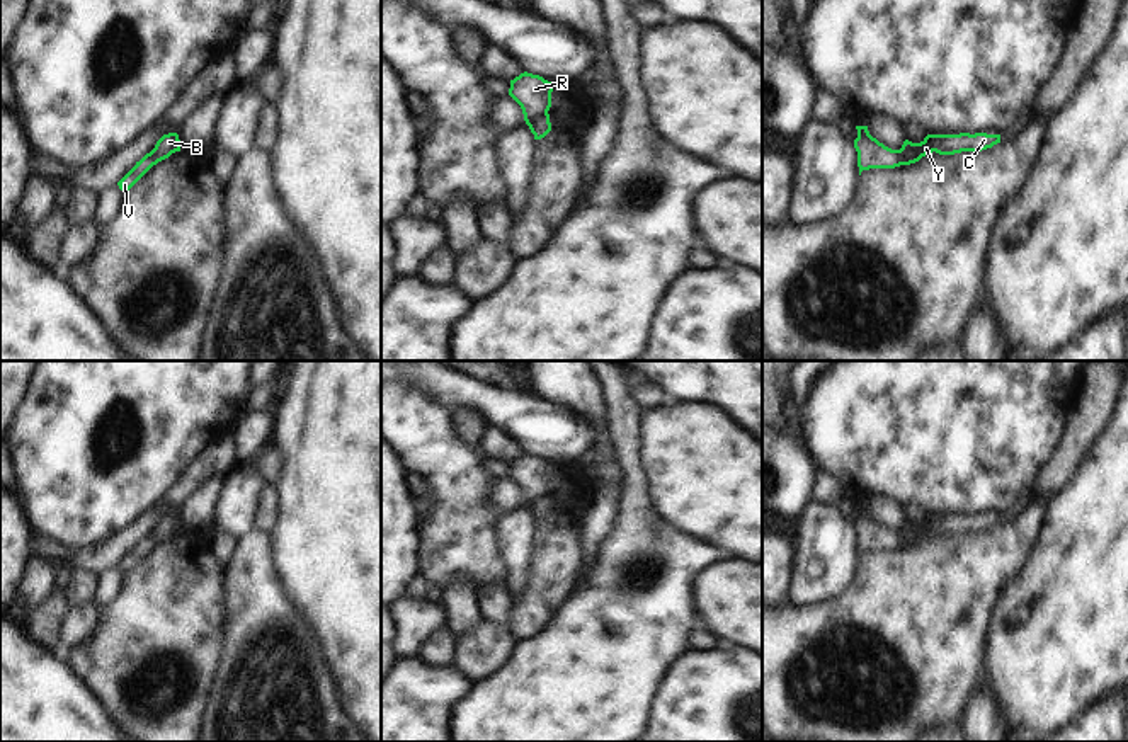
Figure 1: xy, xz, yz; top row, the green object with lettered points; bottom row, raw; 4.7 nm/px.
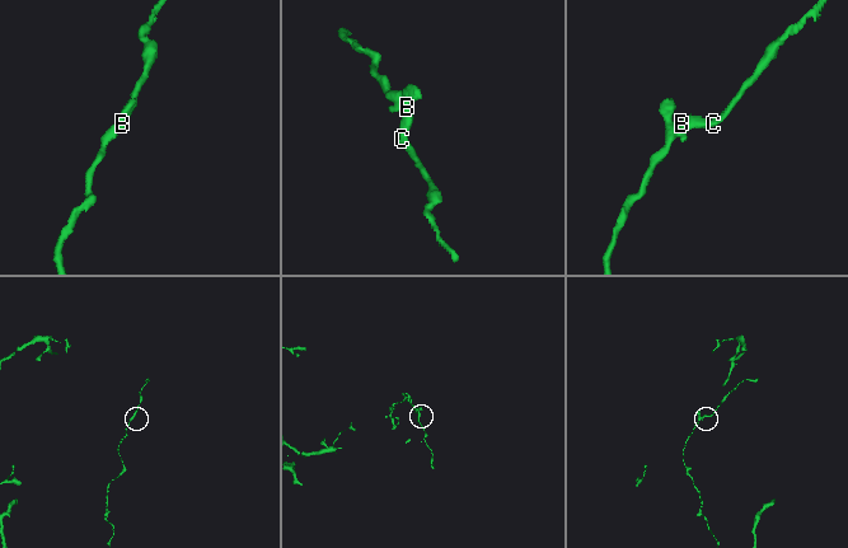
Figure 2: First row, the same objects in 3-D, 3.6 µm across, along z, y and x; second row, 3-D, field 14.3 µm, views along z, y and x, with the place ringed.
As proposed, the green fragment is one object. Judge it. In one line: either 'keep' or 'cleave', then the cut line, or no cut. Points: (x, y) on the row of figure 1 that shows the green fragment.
cleave; cut in xz along (546, 111), (528, 125)

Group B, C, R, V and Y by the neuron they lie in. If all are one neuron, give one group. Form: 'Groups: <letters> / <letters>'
Groups: B C Y / R V.

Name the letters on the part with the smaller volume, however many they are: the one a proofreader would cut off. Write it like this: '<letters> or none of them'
B, C, Y

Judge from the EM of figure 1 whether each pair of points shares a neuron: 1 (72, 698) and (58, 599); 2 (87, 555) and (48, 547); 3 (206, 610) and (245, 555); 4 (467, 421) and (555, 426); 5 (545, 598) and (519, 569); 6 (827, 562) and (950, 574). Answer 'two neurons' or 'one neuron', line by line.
1: one neuron
2: two neurons
3: two neurons
4: two neurons
5: two neurons
6: two neurons

